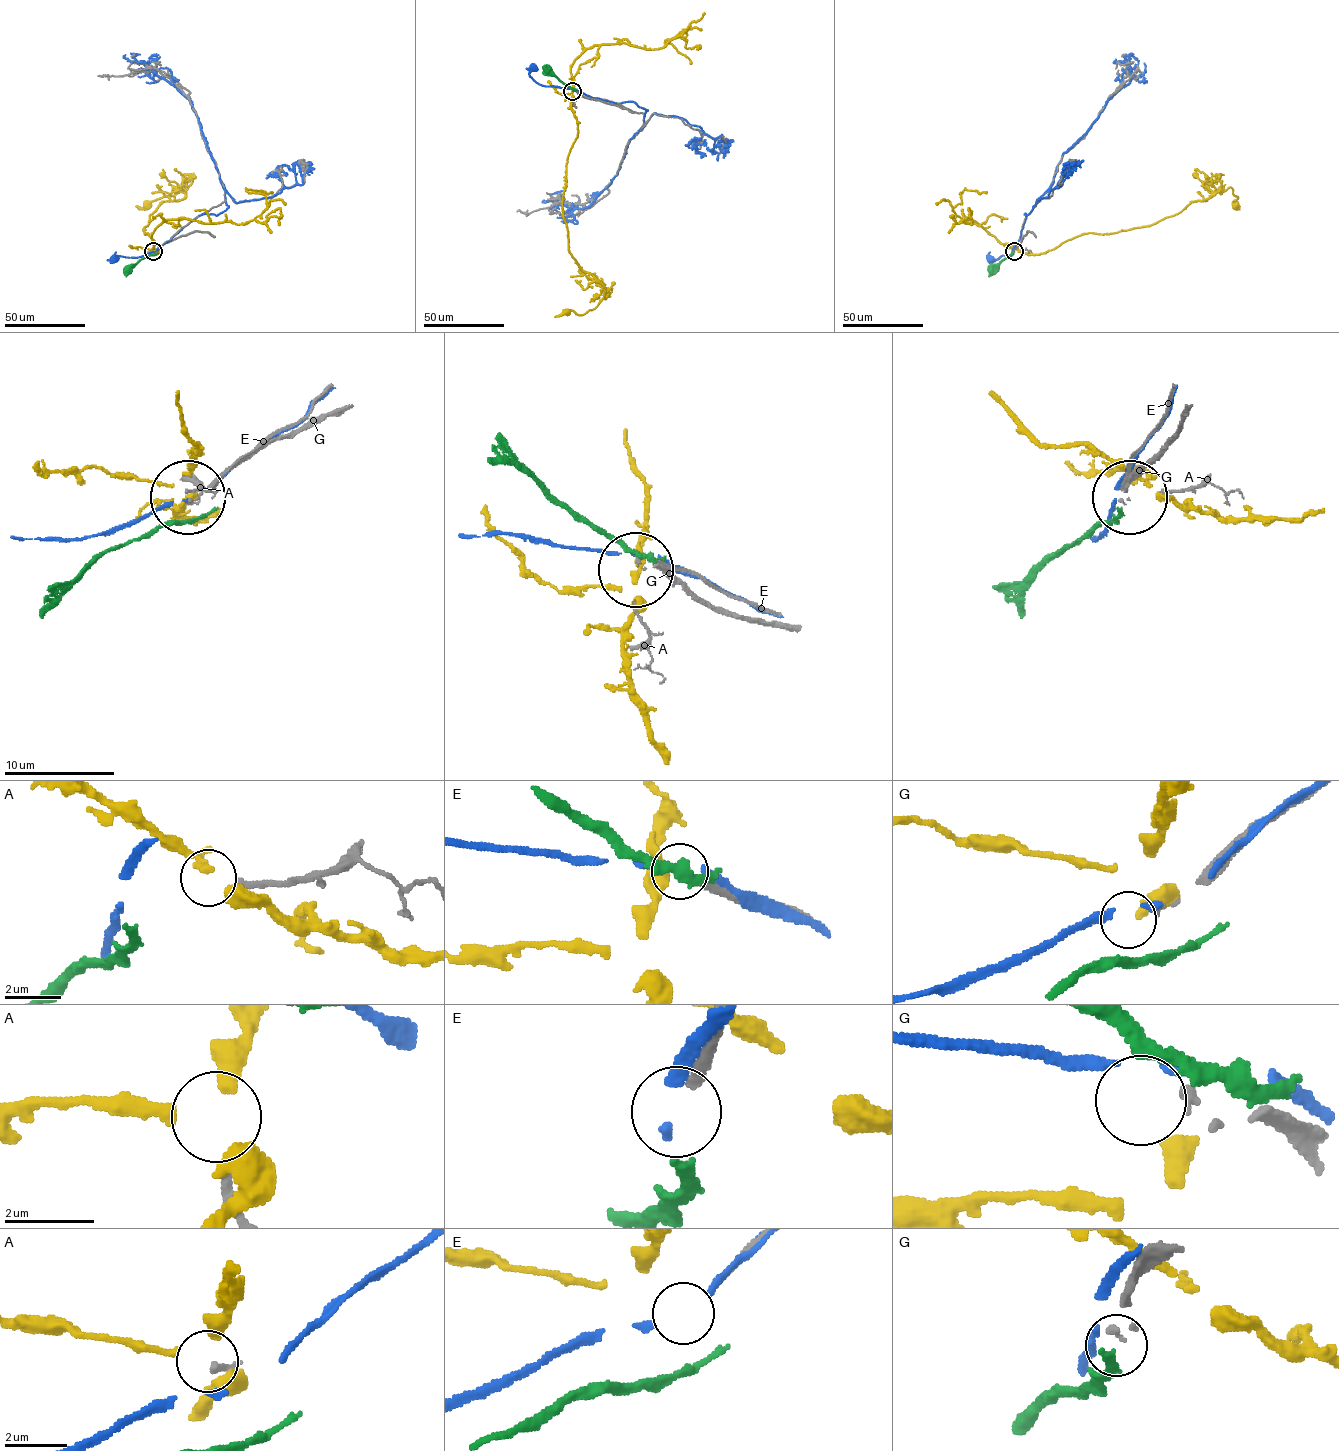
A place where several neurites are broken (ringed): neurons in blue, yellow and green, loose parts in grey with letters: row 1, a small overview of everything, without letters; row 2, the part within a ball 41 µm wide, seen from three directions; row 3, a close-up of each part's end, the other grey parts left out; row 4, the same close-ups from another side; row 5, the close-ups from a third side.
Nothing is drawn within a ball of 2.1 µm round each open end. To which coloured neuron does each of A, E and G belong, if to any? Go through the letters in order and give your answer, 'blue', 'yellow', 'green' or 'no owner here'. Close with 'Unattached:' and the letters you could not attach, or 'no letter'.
A: no owner here
E: no owner here
G: no owner here
Unattached: A, E, G

